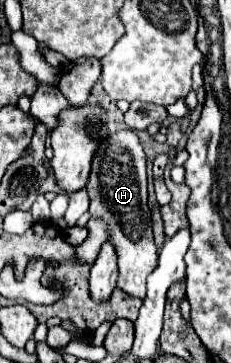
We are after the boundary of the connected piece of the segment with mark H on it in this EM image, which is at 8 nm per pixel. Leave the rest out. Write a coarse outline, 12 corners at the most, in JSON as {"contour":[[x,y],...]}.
{"contour":[[132,129],[92,159],[88,237],[94,265],[110,241],[118,289],[144,299],[156,269],[146,155]]}

